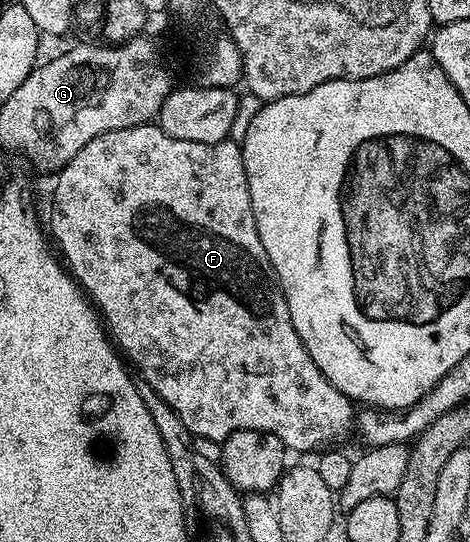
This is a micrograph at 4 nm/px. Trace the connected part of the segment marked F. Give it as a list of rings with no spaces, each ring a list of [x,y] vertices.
[[[145,124],[143,126],[135,126],[134,128],[122,128],[121,130],[111,130],[102,136],[98,136],[94,140],[90,140],[90,144],[86,144],[86,148],[82,148],[82,152],[78,152],[78,156],[74,156],[74,160],[70,160],[55,175],[56,187],[52,190],[52,234],[56,237],[55,245],[60,245],[59,253],[64,253],[63,261],[66,263],[67,269],[73,278],[76,279],[81,290],[88,295],[93,306],[102,315],[102,321],[115,345],[122,351],[123,357],[134,367],[135,373],[146,380],[146,384],[150,384],[150,388],[154,388],[154,392],[158,392],[158,396],[162,396],[162,400],[166,400],[166,404],[170,404],[170,408],[174,408],[174,412],[178,412],[178,416],[182,420],[182,424],[186,424],[186,428],[190,428],[190,432],[195,434],[197,439],[205,438],[211,442],[224,443],[230,435],[239,430],[257,430],[258,432],[270,432],[274,436],[278,436],[278,440],[282,440],[282,444],[289,451],[292,450],[316,450],[327,447],[335,438],[344,438],[354,426],[354,403],[352,399],[347,398],[342,392],[338,392],[338,388],[334,388],[334,384],[330,384],[330,380],[326,380],[326,376],[322,376],[322,372],[318,368],[318,364],[314,364],[314,360],[310,356],[310,352],[306,352],[306,348],[302,344],[302,340],[298,336],[298,332],[294,328],[294,320],[290,320],[290,308],[286,304],[286,296],[280,287],[280,281],[276,278],[274,268],[270,264],[270,256],[266,256],[266,248],[262,248],[262,240],[258,236],[258,228],[254,220],[254,208],[250,200],[250,184],[246,176],[246,168],[244,167],[244,152],[241,143],[231,140],[223,142],[215,142],[214,144],[194,144],[194,140],[174,140],[174,136],[170,136],[160,127],[159,124]]]

